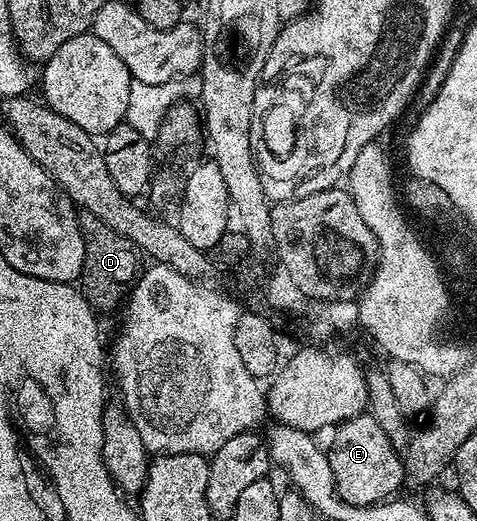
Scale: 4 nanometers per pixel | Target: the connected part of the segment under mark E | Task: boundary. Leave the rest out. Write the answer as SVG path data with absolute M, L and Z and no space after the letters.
M368 416L351 417L349 421L335 426L331 434L333 435L332 449L327 450L330 468L334 473L334 483L337 485L337 493L346 503L354 505L377 505L395 498L401 492L404 484L406 465L400 462L401 454L396 454L396 445L388 438L387 431L374 418Z

